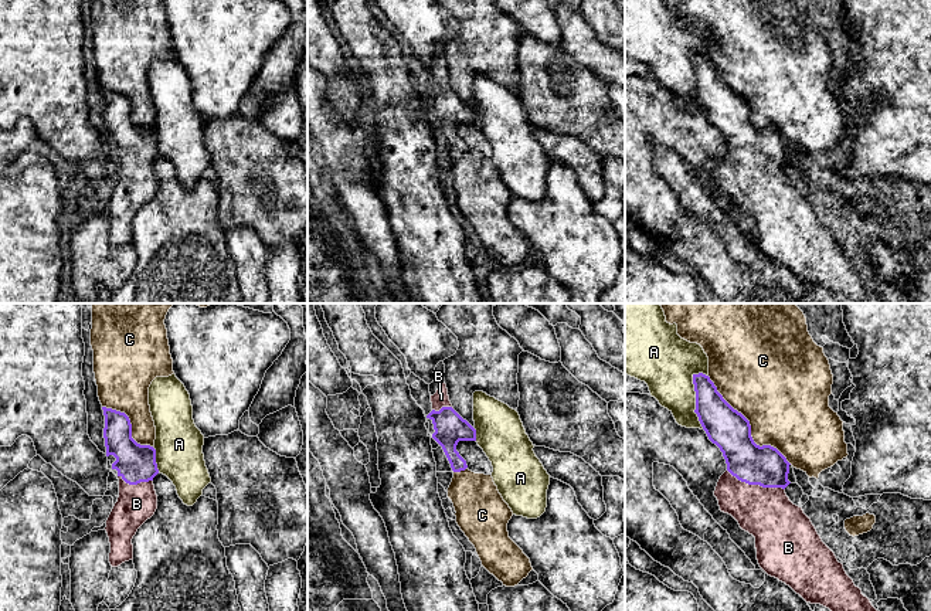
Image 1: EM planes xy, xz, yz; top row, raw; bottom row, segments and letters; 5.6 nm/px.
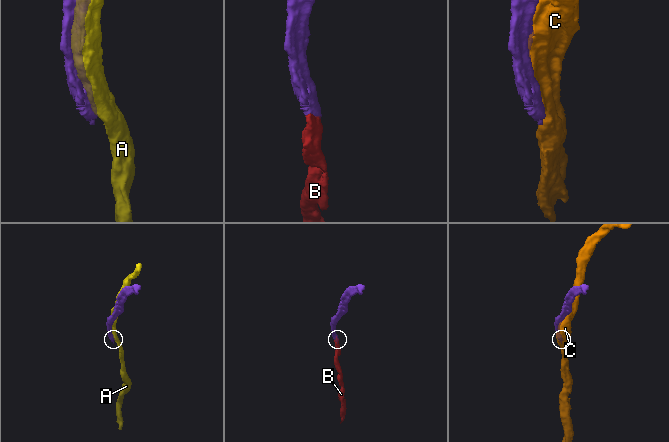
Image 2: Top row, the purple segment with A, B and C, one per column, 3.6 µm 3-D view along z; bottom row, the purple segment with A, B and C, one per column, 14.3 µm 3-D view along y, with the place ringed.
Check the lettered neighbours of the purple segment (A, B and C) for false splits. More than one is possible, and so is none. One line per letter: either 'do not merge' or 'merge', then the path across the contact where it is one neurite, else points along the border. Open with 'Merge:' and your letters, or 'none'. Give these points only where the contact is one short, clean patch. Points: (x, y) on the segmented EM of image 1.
Merge: B
A: do not merge
B: merge | across yz (748, 462), (755, 475), (755, 484), (755, 498), (767, 513)
C: do not merge

